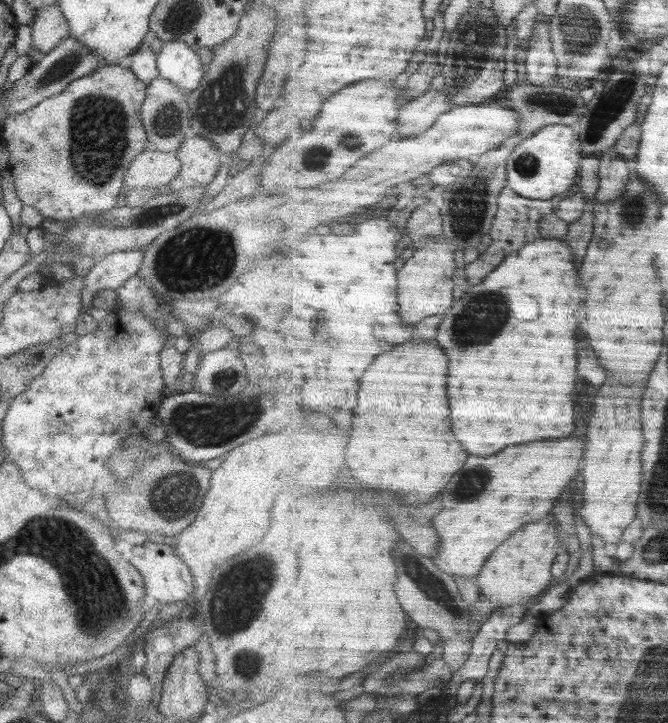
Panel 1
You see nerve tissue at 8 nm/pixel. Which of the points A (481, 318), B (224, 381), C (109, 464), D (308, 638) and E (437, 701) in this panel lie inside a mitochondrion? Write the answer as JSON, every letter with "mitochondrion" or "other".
{"A":"mitochondrion","B":"mitochondrion","C":"other","D":"other","E":"other"}

